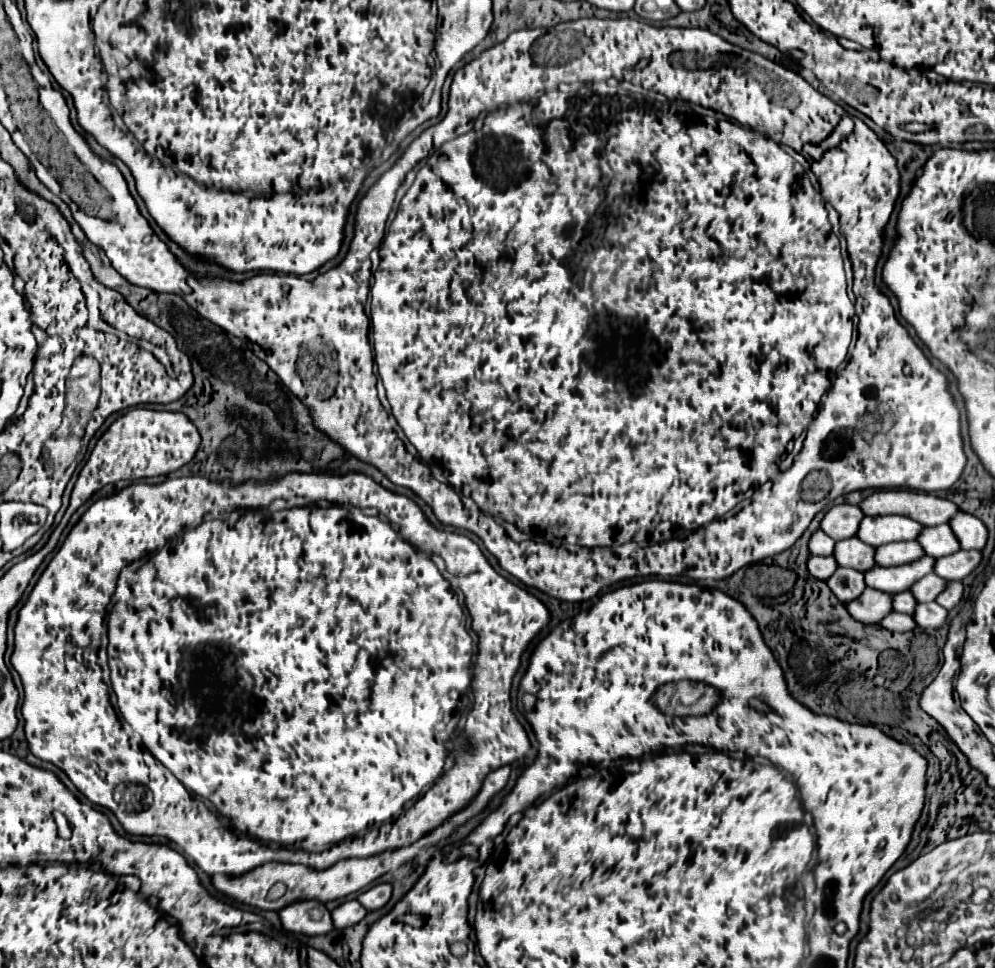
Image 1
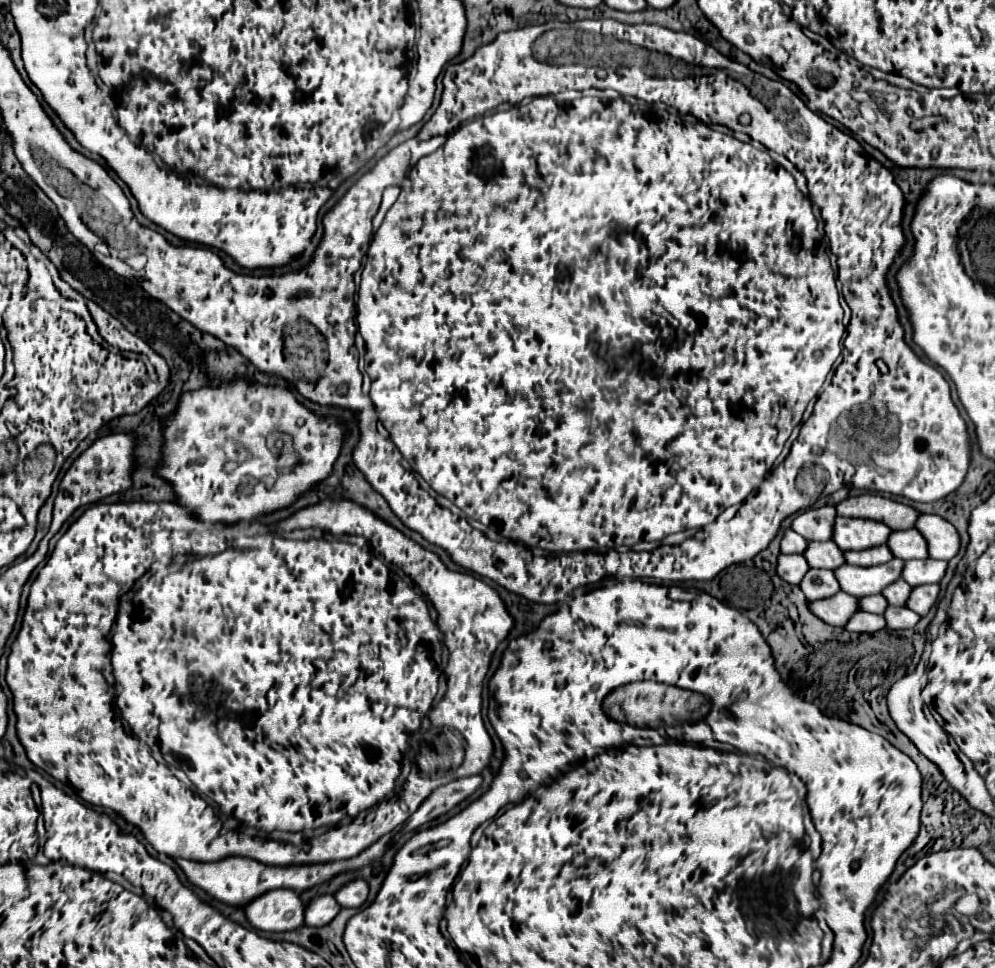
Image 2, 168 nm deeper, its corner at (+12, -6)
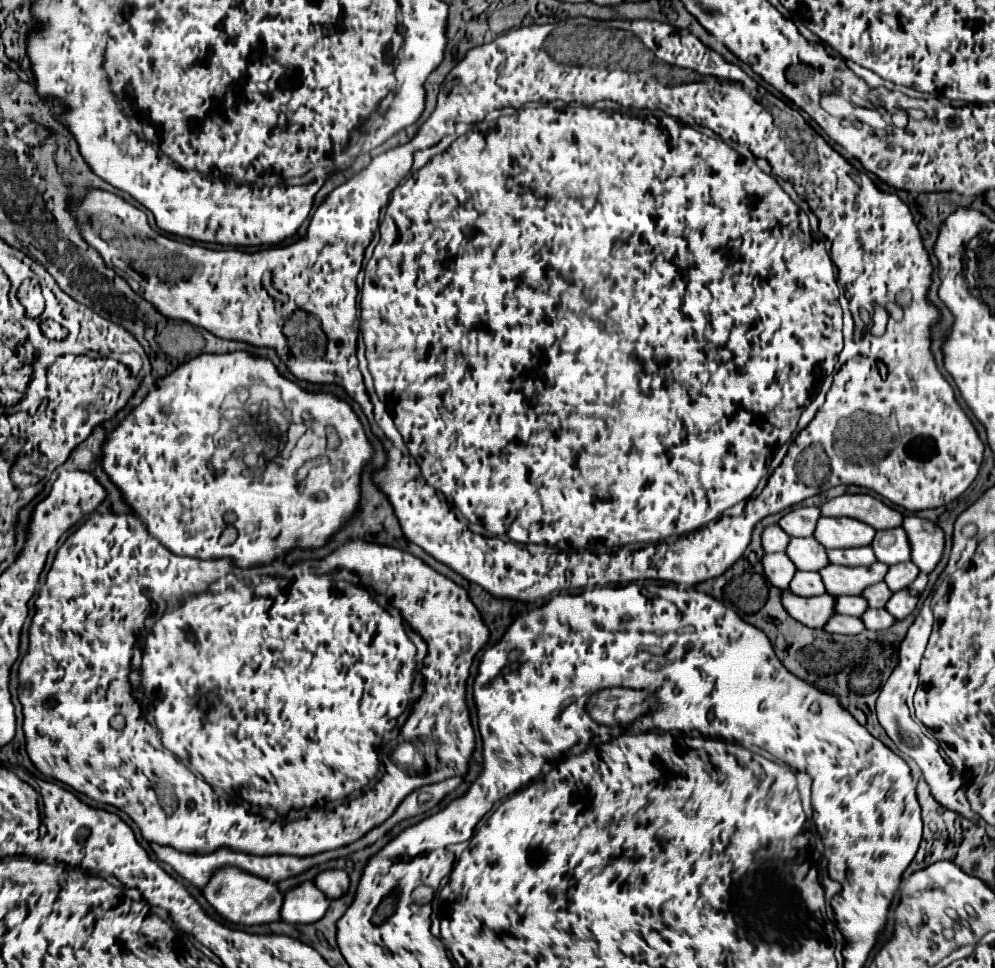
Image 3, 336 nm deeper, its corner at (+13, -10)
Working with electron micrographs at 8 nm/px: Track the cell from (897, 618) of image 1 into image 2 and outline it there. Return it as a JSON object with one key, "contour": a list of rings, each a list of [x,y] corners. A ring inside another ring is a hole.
{"contour":[[[854,612],[854,616],[848,620],[846,628],[850,632],[878,632],[886,626],[886,620],[882,620],[880,614],[870,614],[870,612]]]}

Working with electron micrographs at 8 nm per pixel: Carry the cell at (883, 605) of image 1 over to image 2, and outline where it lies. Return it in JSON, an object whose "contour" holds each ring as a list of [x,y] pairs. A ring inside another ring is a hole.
{"contour":[[[836,592],[830,598],[808,602],[808,608],[814,616],[830,626],[844,626],[846,620],[850,620],[850,616],[858,610],[858,602],[846,592]]]}

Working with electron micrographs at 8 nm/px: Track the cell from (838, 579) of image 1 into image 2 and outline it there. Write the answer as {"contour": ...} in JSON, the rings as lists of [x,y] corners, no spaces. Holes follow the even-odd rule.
{"contour":[[[810,568],[798,586],[808,600],[822,600],[822,598],[834,596],[834,592],[840,590],[838,582],[834,580],[832,570],[826,572],[826,570],[816,570],[816,568]]]}

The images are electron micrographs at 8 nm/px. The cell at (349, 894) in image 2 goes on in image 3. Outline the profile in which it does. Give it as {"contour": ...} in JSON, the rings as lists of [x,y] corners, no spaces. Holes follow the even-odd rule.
{"contour":[[[327,870],[315,878],[315,886],[321,892],[325,892],[325,896],[331,900],[345,896],[345,890],[349,890],[349,884],[351,884],[349,874],[343,870]]]}

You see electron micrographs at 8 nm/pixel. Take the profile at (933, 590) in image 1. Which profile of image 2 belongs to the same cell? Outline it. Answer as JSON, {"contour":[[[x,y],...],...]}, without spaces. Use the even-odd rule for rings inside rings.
{"contour":[[[896,580],[888,584],[880,594],[892,606],[906,606],[906,596],[910,596],[910,584],[906,584],[904,580]]]}

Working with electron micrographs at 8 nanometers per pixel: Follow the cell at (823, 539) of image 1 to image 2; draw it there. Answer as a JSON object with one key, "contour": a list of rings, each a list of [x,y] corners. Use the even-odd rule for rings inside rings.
{"contour":[[[786,530],[780,542],[780,550],[782,554],[802,554],[806,550],[806,540],[802,540],[802,536],[798,536],[794,530]]]}

